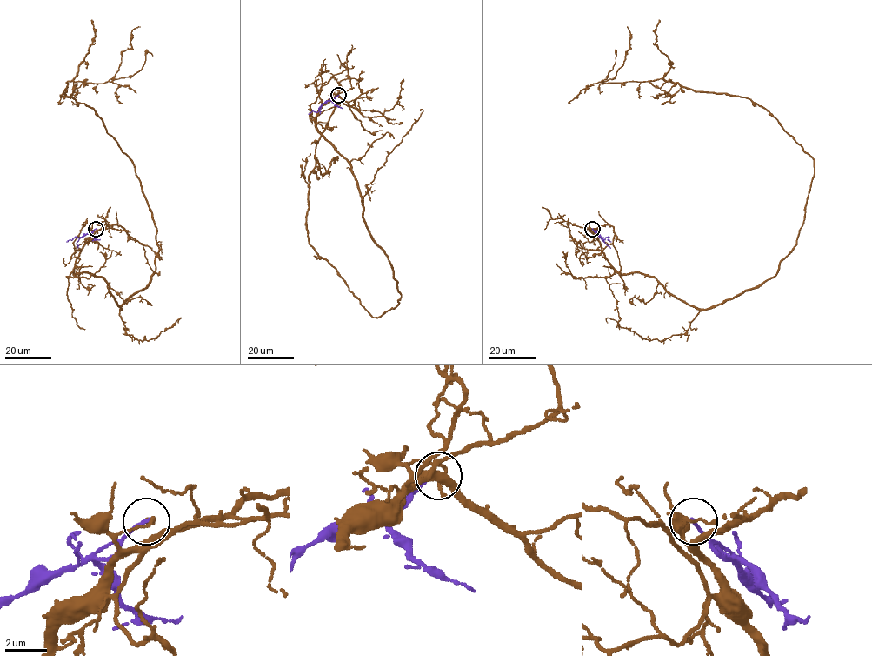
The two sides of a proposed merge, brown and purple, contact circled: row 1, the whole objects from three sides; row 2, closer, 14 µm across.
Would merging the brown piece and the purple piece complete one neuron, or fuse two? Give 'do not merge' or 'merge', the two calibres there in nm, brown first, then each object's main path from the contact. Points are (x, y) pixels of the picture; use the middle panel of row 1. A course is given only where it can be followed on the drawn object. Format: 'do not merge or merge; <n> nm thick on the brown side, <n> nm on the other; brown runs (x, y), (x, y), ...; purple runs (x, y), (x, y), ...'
do not merge; 100 nm thick on the brown side, 140 nm on the other; brown runs (337, 96), (316, 130), (350, 165), (401, 293), (373, 317), (309, 241), (309, 174), (338, 104), (382, 130); purple runs (337, 96), (326, 101), (317, 111), (308, 114)

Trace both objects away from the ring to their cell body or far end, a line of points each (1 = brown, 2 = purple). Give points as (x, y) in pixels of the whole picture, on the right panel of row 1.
1: (592, 228), (618, 272), (710, 309), (776, 274), (814, 175), (749, 99), (601, 83), (627, 27)
2: (592, 228), (601, 237), (609, 237), (611, 241)

